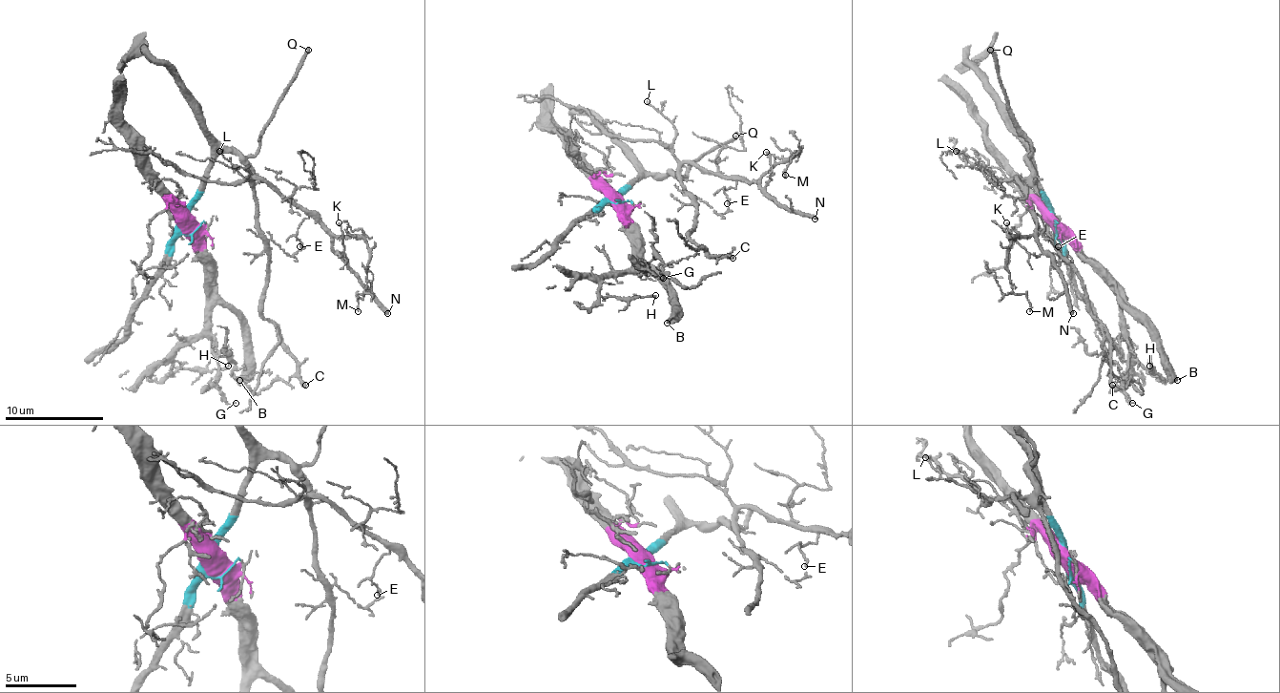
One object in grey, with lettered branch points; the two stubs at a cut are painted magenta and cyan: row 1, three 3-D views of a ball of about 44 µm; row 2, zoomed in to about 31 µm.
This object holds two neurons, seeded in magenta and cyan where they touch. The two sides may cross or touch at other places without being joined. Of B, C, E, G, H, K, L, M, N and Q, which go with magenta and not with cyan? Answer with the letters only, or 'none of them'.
B, G, H

